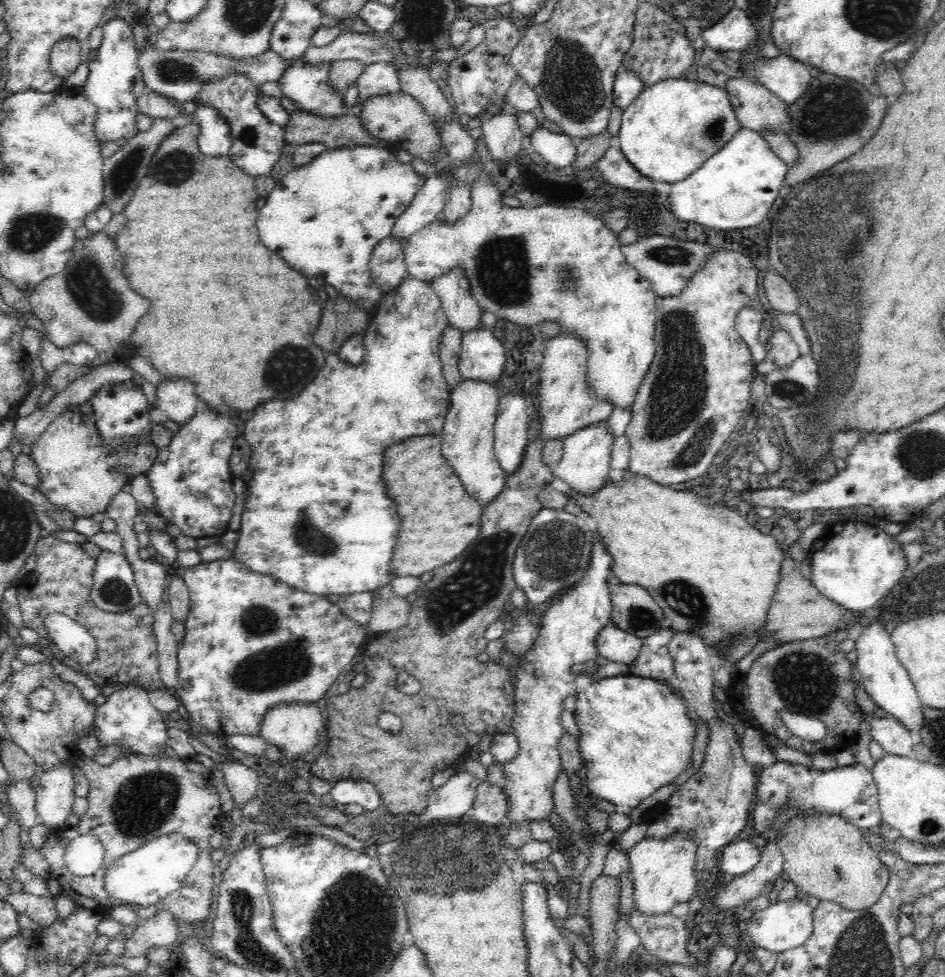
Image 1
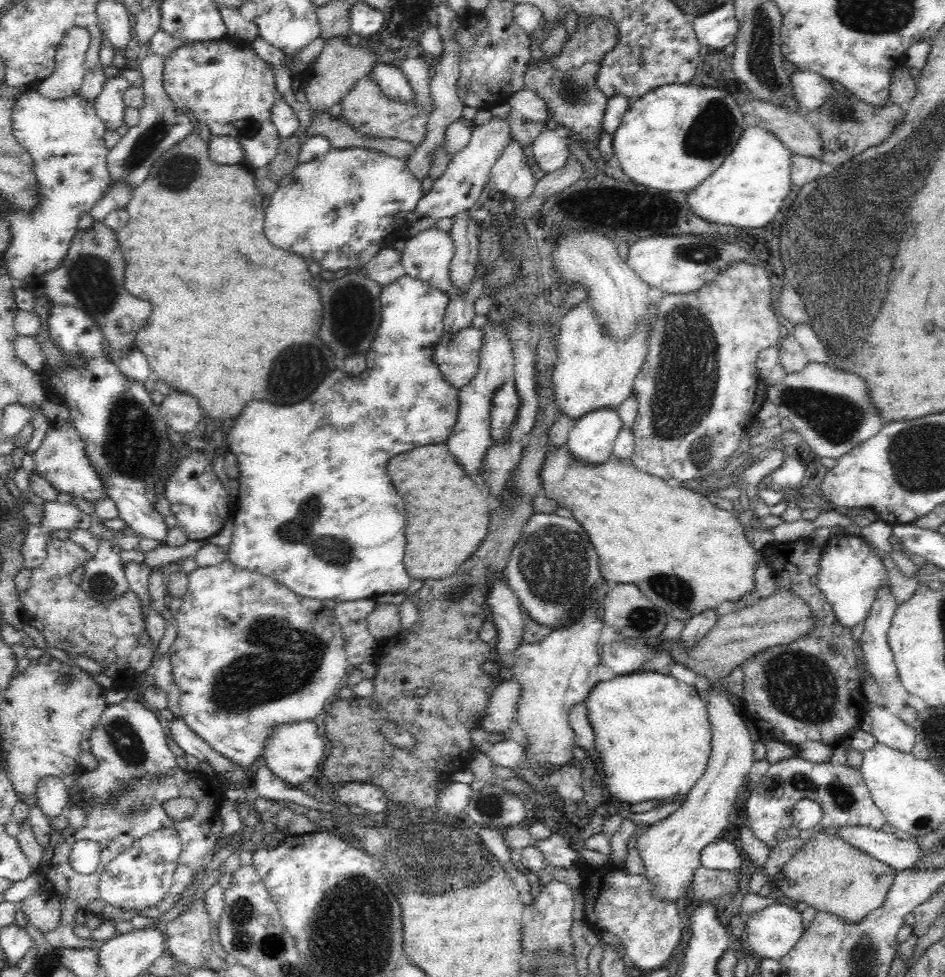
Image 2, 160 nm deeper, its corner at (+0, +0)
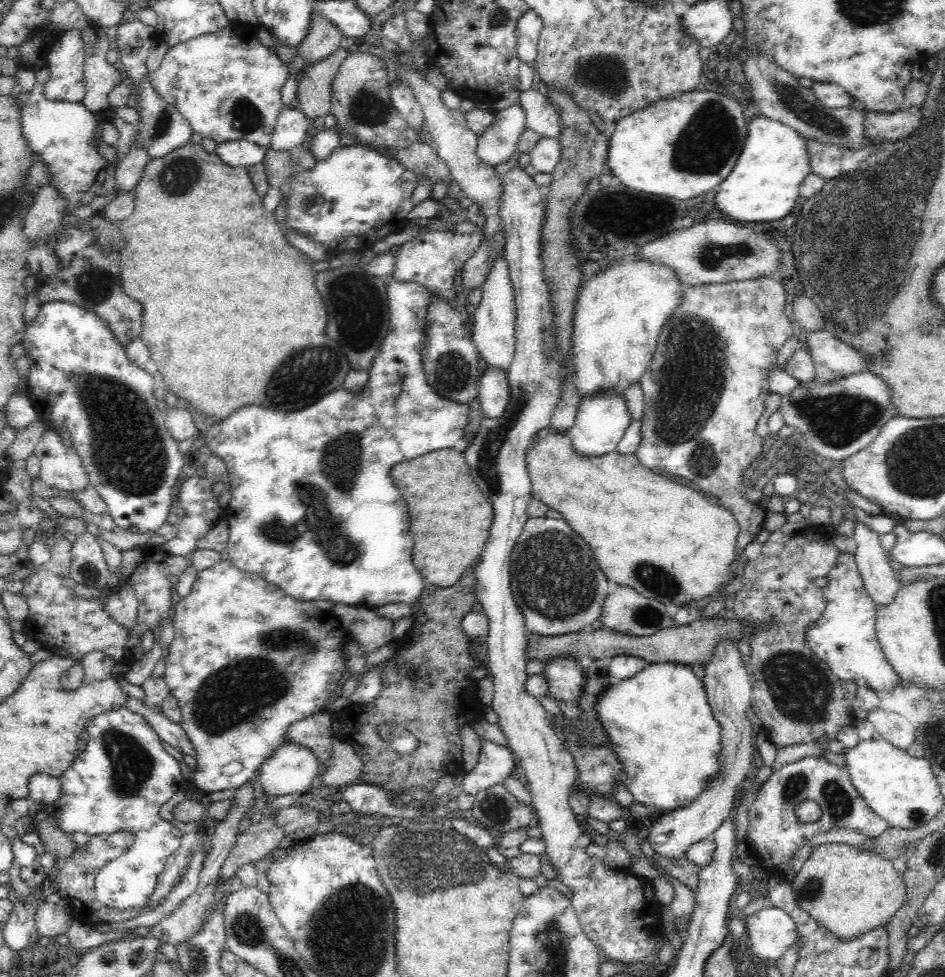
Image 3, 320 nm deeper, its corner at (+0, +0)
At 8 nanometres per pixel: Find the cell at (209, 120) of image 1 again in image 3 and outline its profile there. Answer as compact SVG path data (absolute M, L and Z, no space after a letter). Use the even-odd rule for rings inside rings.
M240 139L222 143L217 148L217 154L228 166L246 167L262 163L267 150L266 146L260 146L248 139Z

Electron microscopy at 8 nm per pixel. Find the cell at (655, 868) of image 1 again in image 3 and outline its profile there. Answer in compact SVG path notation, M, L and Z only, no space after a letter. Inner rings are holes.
M728 638L716 642L710 662L705 666L702 678L706 689L707 701L712 707L712 715L721 726L720 772L708 783L696 800L688 806L673 810L646 826L644 833L655 852L664 858L684 858L690 844L710 837L722 824L724 818L732 817L739 792L747 781L747 774L753 767L754 732L746 712L752 698L752 681L747 663L738 650L737 643Z

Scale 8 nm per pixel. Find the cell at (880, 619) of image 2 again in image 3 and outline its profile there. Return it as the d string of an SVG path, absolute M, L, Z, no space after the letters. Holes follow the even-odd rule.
M856 520L851 536L856 543L855 561L865 589L875 604L886 606L901 586L880 545L879 534L866 523Z

